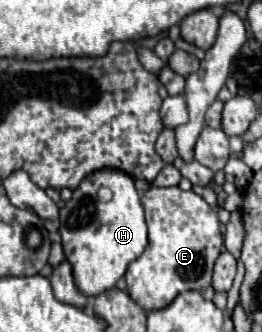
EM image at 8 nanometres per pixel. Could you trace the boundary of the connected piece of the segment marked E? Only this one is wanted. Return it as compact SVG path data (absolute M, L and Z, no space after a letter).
M150 187L142 195L142 199L144 199L142 205L146 211L146 225L148 225L148 247L138 259L134 259L128 265L126 283L128 283L128 293L132 295L132 299L144 311L154 311L154 309L166 307L178 293L204 291L206 287L210 287L212 267L224 245L224 235L222 235L216 213L194 191L182 191L180 187Z

